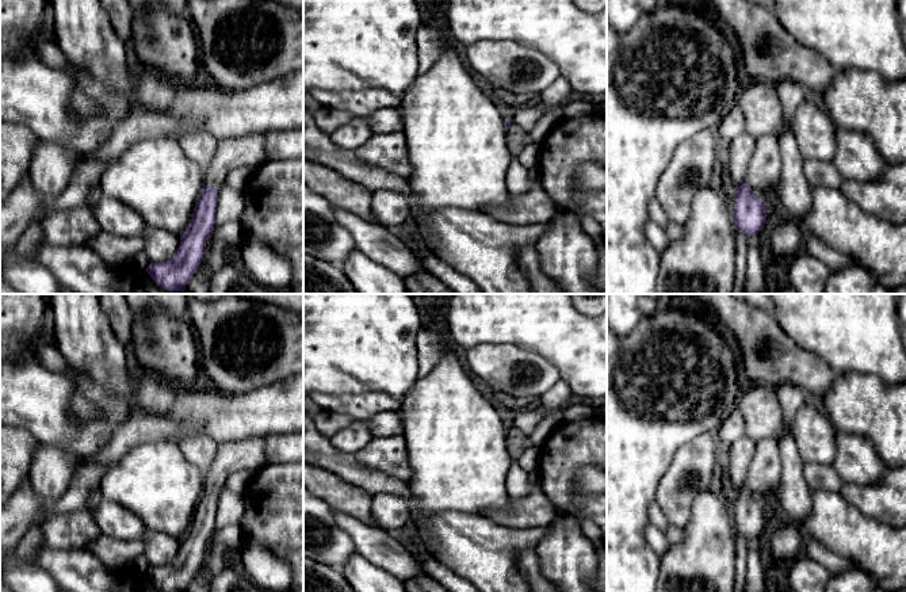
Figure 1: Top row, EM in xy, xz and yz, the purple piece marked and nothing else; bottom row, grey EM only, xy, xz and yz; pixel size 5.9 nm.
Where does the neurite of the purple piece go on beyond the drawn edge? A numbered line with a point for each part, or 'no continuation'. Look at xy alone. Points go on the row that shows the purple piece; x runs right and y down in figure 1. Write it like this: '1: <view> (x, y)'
1: xy (234, 152)

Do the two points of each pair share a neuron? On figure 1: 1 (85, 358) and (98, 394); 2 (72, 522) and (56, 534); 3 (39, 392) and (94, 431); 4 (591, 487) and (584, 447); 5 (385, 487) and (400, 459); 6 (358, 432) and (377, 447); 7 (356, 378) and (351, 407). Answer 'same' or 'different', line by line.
1: different
2: same
3: same
4: different
5: different
6: different
7: different

